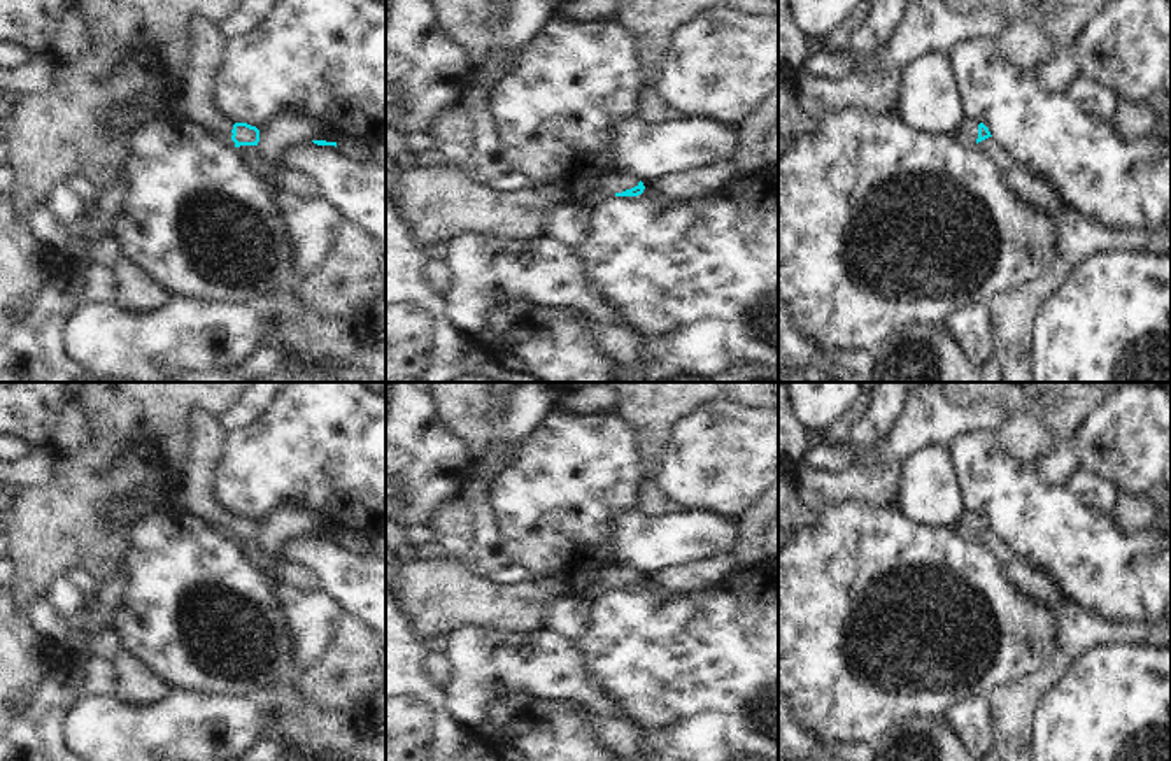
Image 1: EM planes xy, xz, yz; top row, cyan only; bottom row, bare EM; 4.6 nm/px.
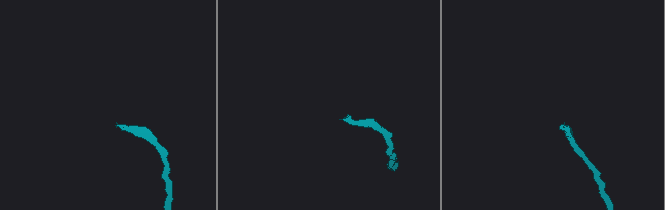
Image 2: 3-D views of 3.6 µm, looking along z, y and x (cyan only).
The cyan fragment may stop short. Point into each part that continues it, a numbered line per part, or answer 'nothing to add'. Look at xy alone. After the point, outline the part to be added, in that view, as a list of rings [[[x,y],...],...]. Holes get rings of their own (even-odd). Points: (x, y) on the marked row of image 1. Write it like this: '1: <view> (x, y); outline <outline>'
1: xy (195, 100); outline [[[207,19],[189,25],[191,51],[182,68],[182,86],[168,110],[184,116],[216,137],[231,139],[233,121],[214,105],[214,79],[223,61],[228,37]]]

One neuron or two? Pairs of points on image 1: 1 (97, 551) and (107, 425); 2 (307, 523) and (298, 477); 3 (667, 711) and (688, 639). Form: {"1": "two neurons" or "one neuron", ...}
{"1": "one neuron", "2": "two neurons", "3": "one neuron"}

